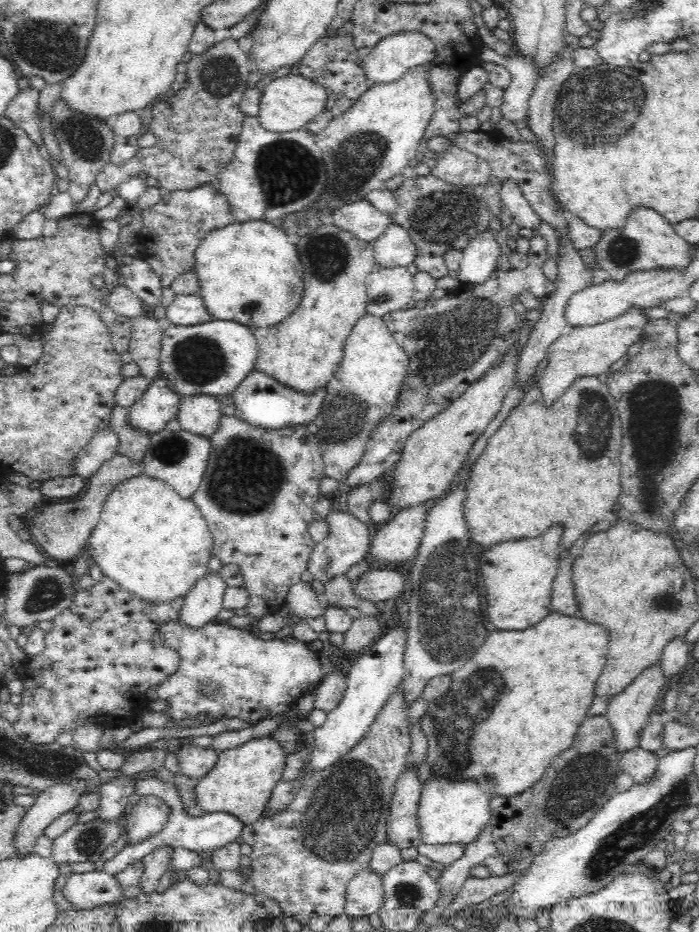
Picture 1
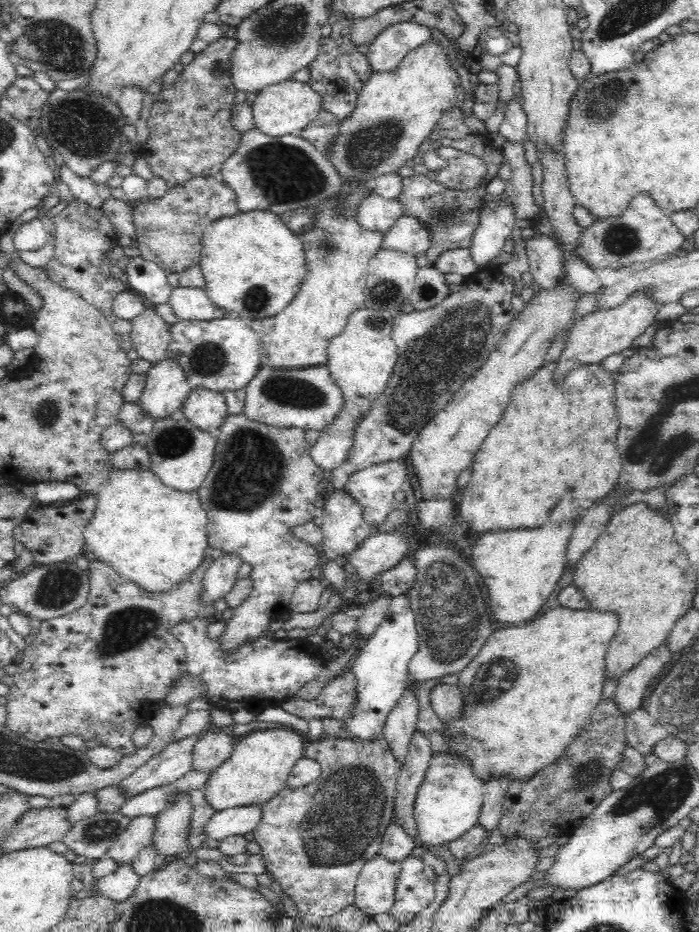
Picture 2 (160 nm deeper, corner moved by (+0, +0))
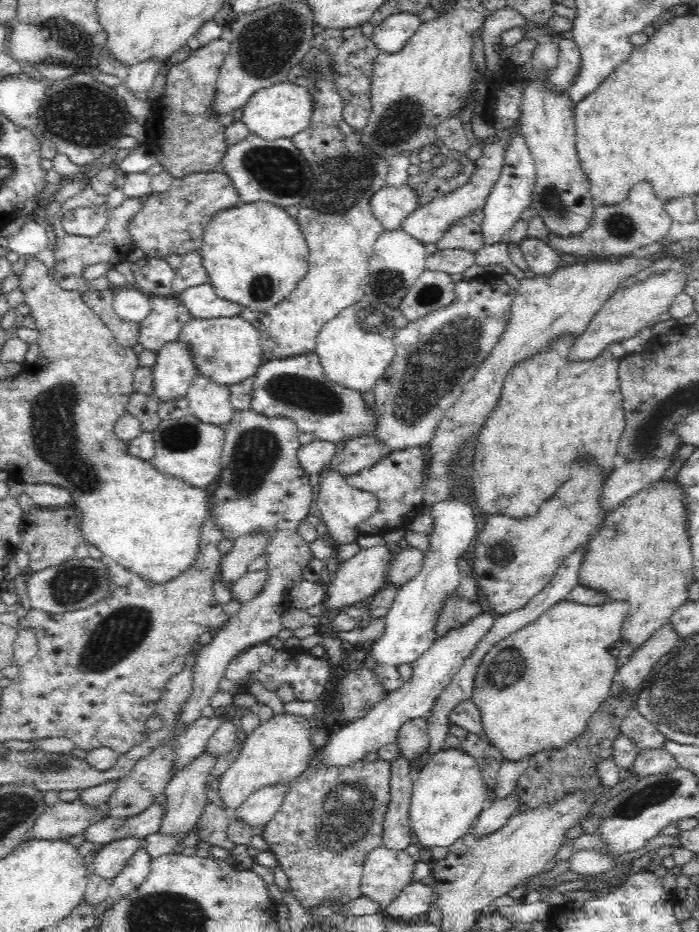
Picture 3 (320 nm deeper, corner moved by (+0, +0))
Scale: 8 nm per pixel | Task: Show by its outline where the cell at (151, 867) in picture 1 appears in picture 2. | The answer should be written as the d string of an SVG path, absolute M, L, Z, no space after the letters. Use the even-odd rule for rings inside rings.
M182 791L155 816L152 840L158 854L169 857L190 849L188 836L192 811L189 794Z

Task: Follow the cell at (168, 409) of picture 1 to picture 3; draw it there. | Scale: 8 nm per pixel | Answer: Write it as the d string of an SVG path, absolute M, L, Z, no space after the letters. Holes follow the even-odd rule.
M176 338L156 352L153 397L159 402L165 402L185 396L199 375L194 359L191 358L191 348Z

